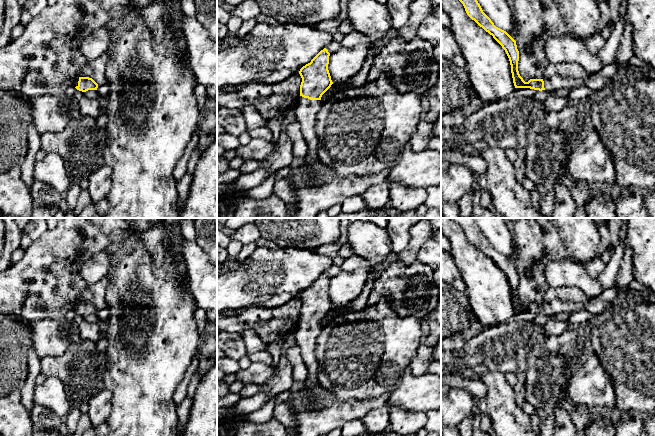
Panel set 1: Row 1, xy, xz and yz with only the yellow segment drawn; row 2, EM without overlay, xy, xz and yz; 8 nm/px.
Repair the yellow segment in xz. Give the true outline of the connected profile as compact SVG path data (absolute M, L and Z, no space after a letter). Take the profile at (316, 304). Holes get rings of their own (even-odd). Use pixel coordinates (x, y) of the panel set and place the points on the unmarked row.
M324 272L299 295L302 306L300 320L296 325L295 338L307 368L306 383L310 388L318 384L318 362L315 356L316 338L322 331L322 319L333 308L328 294L329 280L330 277Z

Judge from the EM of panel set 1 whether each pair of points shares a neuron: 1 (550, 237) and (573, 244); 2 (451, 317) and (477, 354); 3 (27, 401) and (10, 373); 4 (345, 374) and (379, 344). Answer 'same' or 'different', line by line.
1: different
2: different
3: different
4: same

